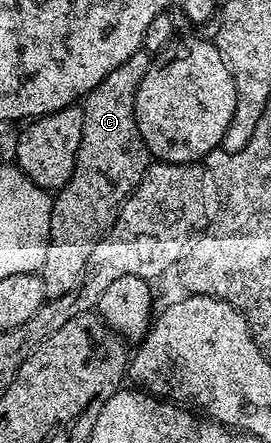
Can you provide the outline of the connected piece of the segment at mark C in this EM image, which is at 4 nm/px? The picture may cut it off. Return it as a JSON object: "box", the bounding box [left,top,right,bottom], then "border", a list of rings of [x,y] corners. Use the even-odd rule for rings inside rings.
{"box":[41,49,153,299],"border":[[[140,49],[125,64],[113,68],[97,88],[88,92],[83,108],[83,135],[81,148],[77,152],[77,160],[73,168],[73,176],[63,189],[54,195],[51,204],[51,223],[49,224],[49,240],[45,248],[45,264],[41,271],[43,287],[48,299],[61,296],[65,292],[73,292],[85,276],[85,264],[89,264],[89,255],[93,248],[107,235],[107,229],[115,223],[115,217],[123,206],[123,201],[139,186],[147,167],[152,165],[153,159],[147,153],[147,145],[143,142],[141,132],[137,128],[135,119],[135,93],[149,68],[152,55]]]}

